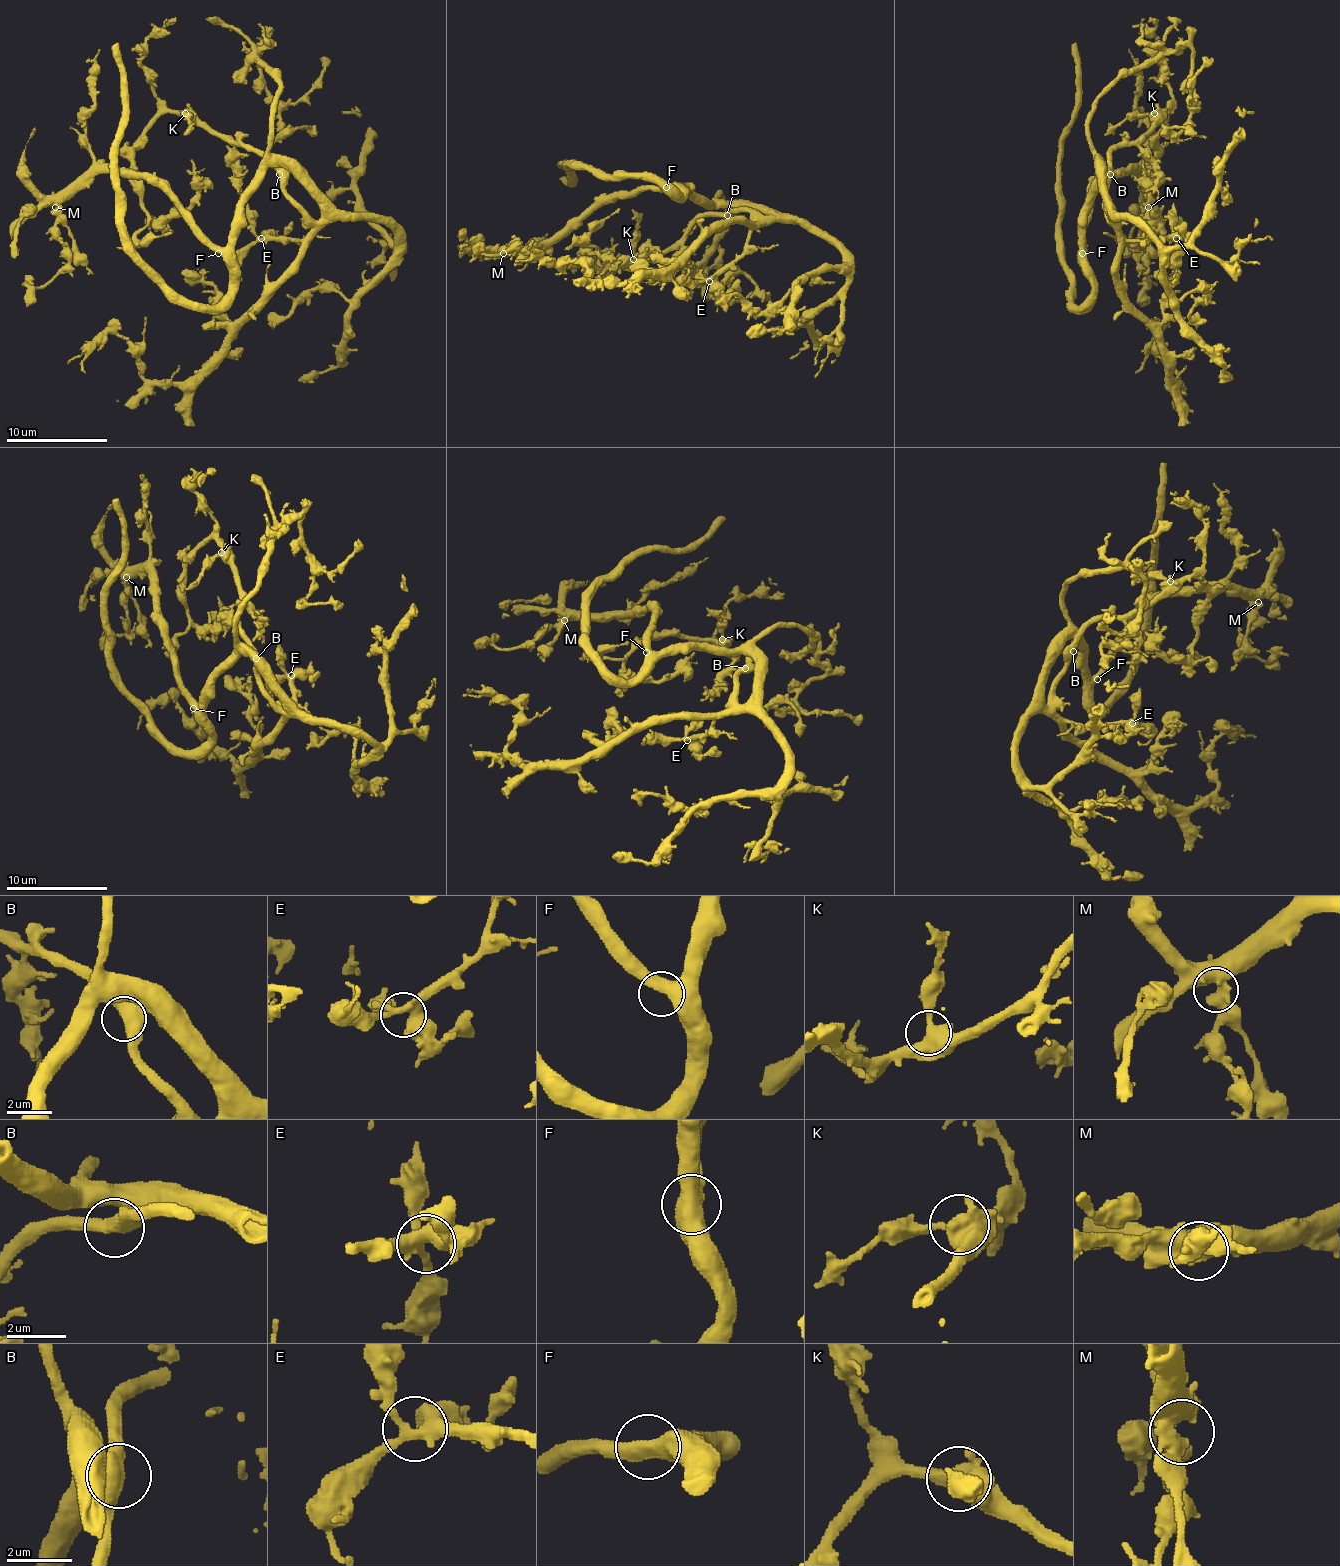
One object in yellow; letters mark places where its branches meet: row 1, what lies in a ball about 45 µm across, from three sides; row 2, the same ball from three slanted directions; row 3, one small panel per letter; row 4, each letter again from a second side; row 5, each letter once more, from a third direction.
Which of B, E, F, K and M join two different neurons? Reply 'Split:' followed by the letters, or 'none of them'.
Split: none of them

